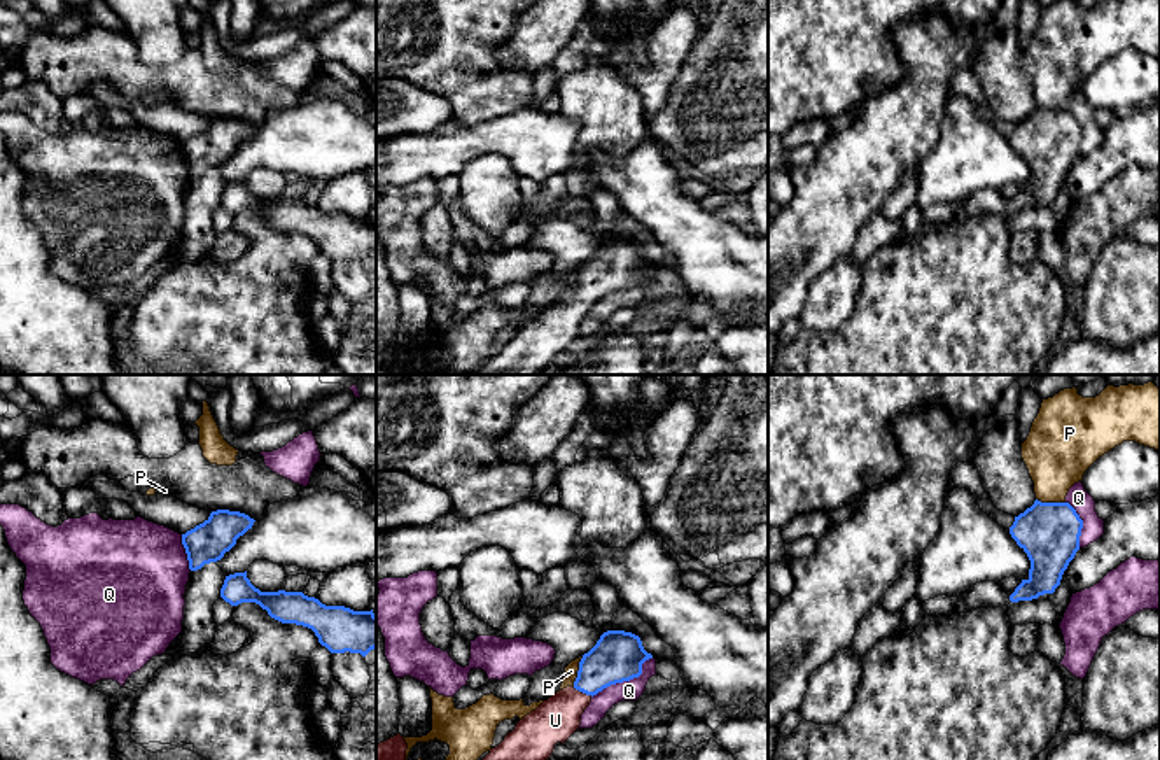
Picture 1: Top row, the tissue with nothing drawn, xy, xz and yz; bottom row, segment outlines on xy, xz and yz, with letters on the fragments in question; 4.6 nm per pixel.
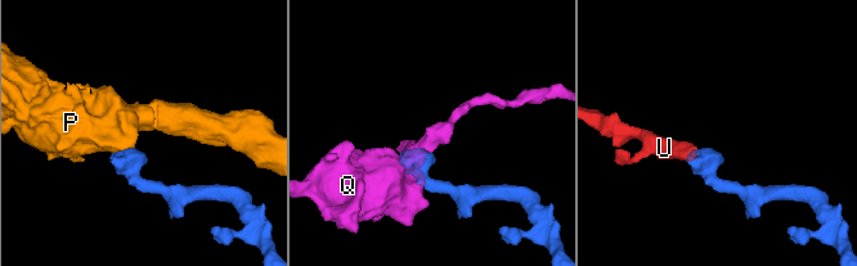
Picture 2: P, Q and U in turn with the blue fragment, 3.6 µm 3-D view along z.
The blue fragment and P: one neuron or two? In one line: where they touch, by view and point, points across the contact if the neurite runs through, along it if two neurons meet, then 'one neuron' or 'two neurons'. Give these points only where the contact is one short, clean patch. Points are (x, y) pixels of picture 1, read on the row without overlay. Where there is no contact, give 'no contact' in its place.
contact xz (578, 279); border xz (583, 265), (573, 293); two neurons

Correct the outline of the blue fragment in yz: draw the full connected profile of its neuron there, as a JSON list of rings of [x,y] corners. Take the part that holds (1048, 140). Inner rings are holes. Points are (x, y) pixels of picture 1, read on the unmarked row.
[[[1034,109],[1015,124],[1011,145],[1031,168],[1029,186],[1010,203],[1011,210],[1053,201],[1080,158],[1083,128],[1069,110]]]

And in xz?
[[[625,238],[604,240],[583,263],[574,292],[520,327],[483,368],[467,373],[444,369],[437,375],[539,375],[551,364],[556,350],[563,352],[579,336],[581,322],[593,303],[639,285],[649,266],[653,263],[644,257],[639,243]]]

